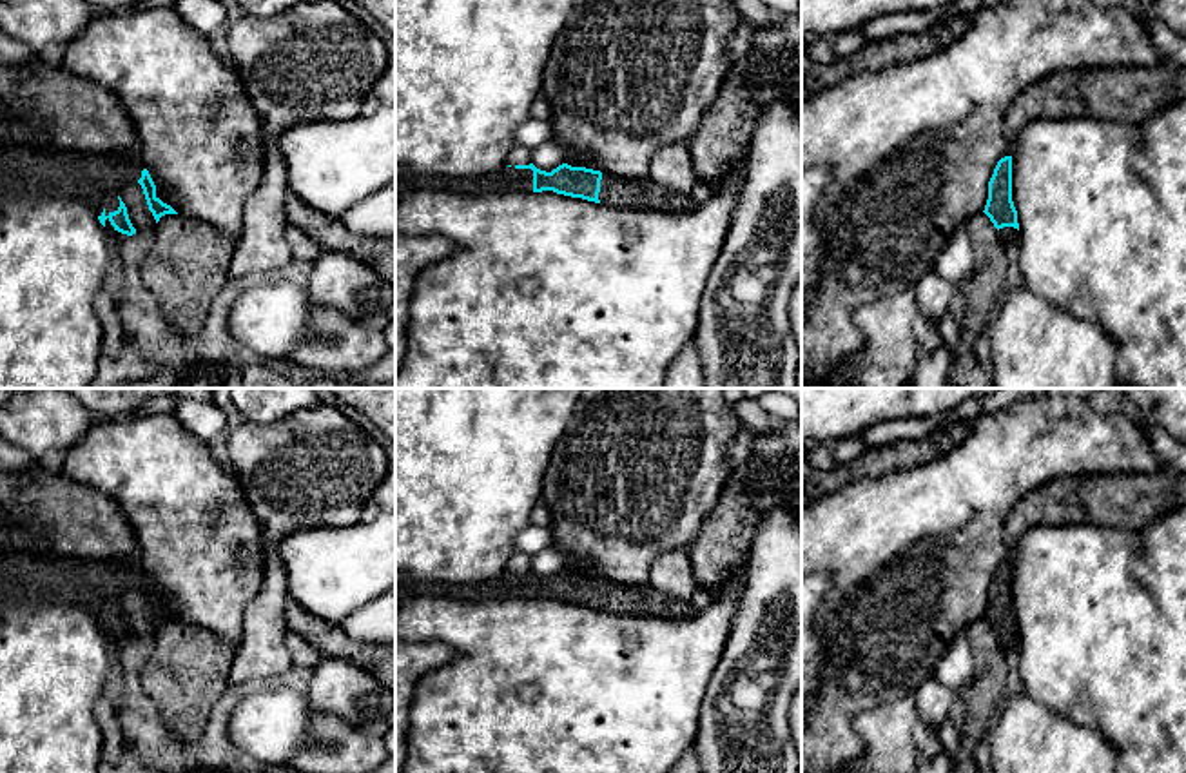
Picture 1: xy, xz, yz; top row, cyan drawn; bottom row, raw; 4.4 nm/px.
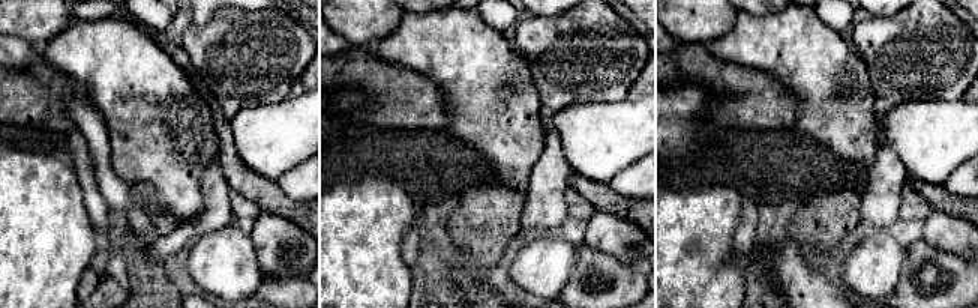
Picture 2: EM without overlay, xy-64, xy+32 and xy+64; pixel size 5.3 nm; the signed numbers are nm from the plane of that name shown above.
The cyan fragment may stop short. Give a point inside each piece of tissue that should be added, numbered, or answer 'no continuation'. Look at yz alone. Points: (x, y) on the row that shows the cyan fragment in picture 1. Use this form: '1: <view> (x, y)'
1: yz (1007, 234)

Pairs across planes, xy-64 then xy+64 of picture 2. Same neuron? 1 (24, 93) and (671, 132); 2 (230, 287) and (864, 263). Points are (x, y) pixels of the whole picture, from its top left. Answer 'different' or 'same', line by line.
1: different
2: same

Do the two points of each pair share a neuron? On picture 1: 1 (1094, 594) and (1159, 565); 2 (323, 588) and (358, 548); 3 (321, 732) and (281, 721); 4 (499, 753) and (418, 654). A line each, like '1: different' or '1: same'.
1: same
2: same
3: different
4: different

